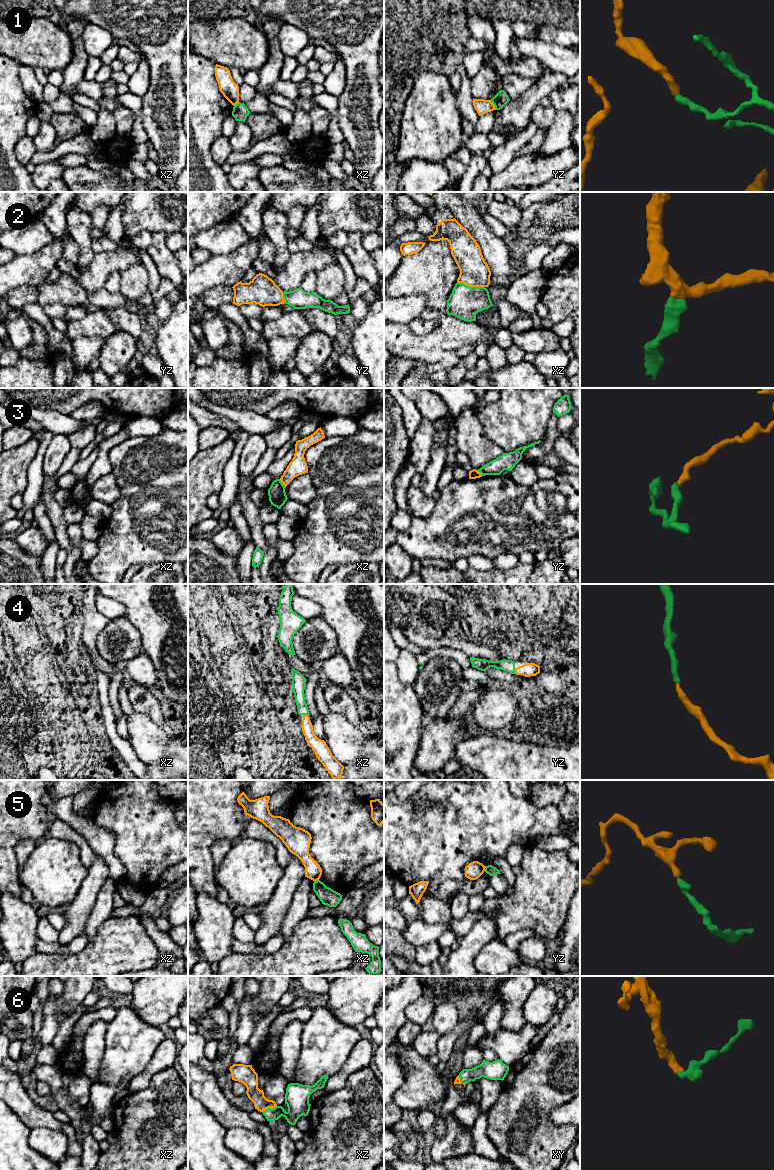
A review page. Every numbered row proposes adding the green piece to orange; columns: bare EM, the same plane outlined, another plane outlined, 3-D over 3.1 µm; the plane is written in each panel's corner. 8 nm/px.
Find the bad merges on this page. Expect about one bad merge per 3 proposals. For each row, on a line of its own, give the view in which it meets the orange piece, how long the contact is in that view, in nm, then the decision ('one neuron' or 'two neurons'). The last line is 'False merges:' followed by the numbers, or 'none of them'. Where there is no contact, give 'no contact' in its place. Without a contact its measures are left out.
1: meets orange in yz; contact 90 nm long; two neurons
2: meets orange in xz; contact 220 nm long; one neuron
3: meets orange in xz; contact 90 nm long; two neurons
4: meets orange in yz; contact 50 nm long; one neuron
5: meets orange in xz; contact 40 nm long; two neurons
6: meets orange in xz; contact 130 nm long; one neuron
False merges: 1, 3, 5

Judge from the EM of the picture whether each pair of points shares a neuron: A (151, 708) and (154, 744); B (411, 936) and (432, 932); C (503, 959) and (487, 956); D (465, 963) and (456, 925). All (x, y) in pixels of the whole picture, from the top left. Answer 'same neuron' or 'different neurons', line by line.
A: different neurons
B: same neuron
C: same neuron
D: different neurons

